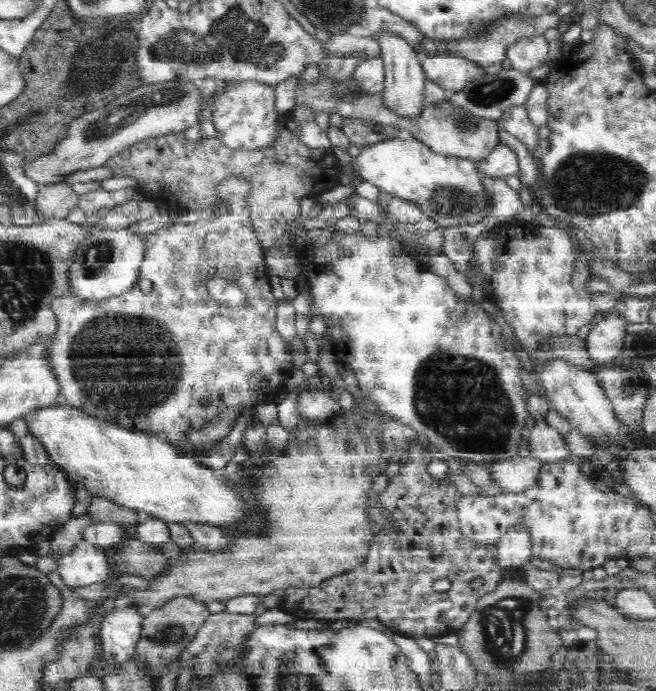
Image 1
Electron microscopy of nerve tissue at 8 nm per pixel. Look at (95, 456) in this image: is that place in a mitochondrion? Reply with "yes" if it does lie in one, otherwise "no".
no

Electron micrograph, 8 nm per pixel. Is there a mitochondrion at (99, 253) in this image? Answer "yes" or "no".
yes

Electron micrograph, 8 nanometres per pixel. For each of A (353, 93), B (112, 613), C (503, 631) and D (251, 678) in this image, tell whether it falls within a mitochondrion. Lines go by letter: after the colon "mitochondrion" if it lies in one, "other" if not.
A: mitochondrion
B: other
C: mitochondrion
D: mitochondrion

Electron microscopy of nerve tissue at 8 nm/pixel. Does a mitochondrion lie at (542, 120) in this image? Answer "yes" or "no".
no

